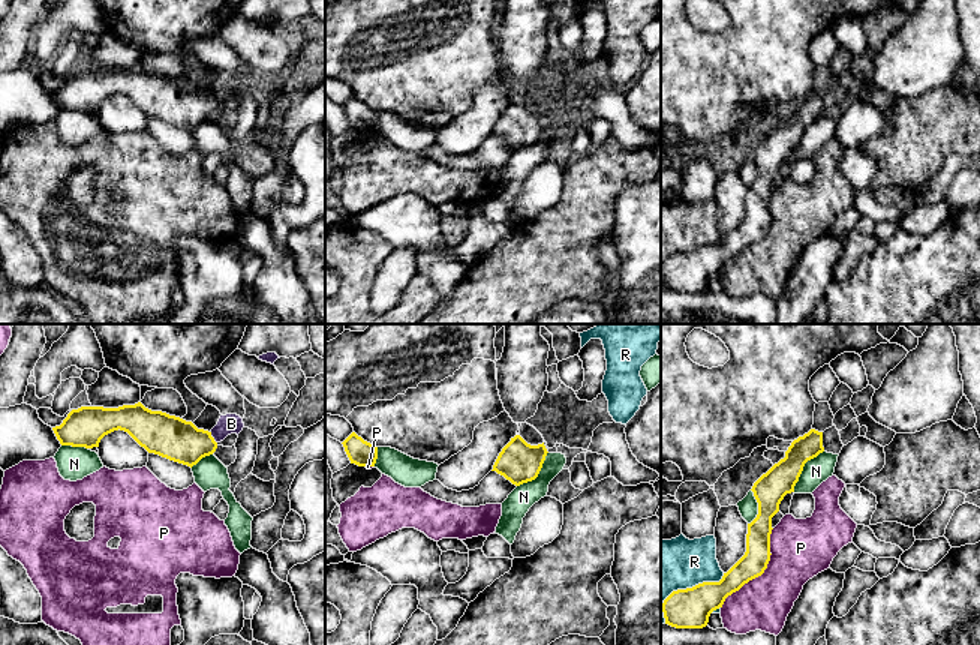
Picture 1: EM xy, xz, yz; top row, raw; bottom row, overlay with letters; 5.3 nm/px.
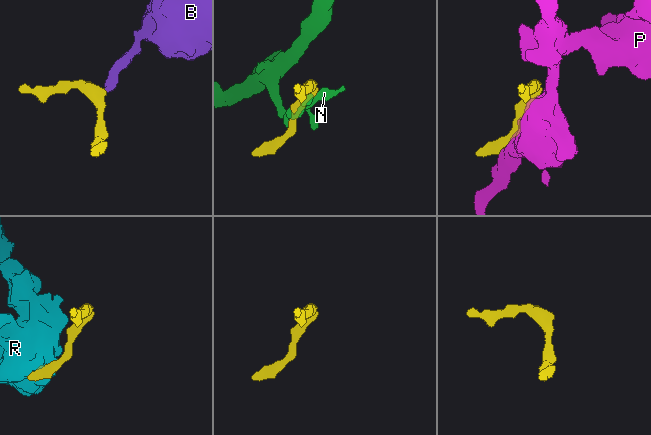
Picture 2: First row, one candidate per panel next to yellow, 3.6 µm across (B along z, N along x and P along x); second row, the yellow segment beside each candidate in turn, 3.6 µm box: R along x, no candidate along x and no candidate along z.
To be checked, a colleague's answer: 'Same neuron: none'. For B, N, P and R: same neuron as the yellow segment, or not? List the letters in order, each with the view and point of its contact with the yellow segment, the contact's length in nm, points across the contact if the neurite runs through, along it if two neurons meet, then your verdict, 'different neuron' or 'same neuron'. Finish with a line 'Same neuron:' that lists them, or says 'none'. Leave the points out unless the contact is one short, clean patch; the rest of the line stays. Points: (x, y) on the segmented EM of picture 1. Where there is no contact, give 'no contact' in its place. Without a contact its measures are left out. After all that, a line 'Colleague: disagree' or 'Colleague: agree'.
B: xy (213, 438) | 70 nm | across xy (170, 437), (213, 438), (231, 423) | same neuron
N: yz (802, 468) | 280 nm | different neuron
P: yz (761, 573) | 500 nm | different neuron
R: yz (684, 590) | 420 nm | different neuron
Same neuron: B
Colleague: disagree

